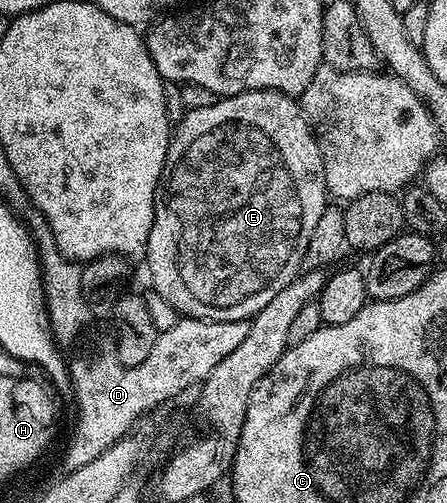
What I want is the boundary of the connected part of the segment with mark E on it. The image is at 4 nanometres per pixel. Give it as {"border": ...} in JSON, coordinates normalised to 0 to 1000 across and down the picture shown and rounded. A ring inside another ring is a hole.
{"border":[[[548,179],[544,187],[490,193],[472,211],[416,219],[409,229],[400,243],[396,237],[387,252],[371,324],[353,360],[353,380],[345,392],[340,461],[331,469],[322,521],[324,527],[336,527],[342,583],[356,584],[400,626],[479,636],[494,626],[488,624],[494,616],[515,616],[521,608],[555,598],[566,584],[582,583],[593,569],[638,565],[669,551],[676,513],[685,505],[698,469],[698,453],[707,453],[716,429],[734,416],[725,326],[711,282],[694,258],[694,249],[685,245],[685,233],[676,227],[676,213],[647,187],[629,187],[615,179]]]}

